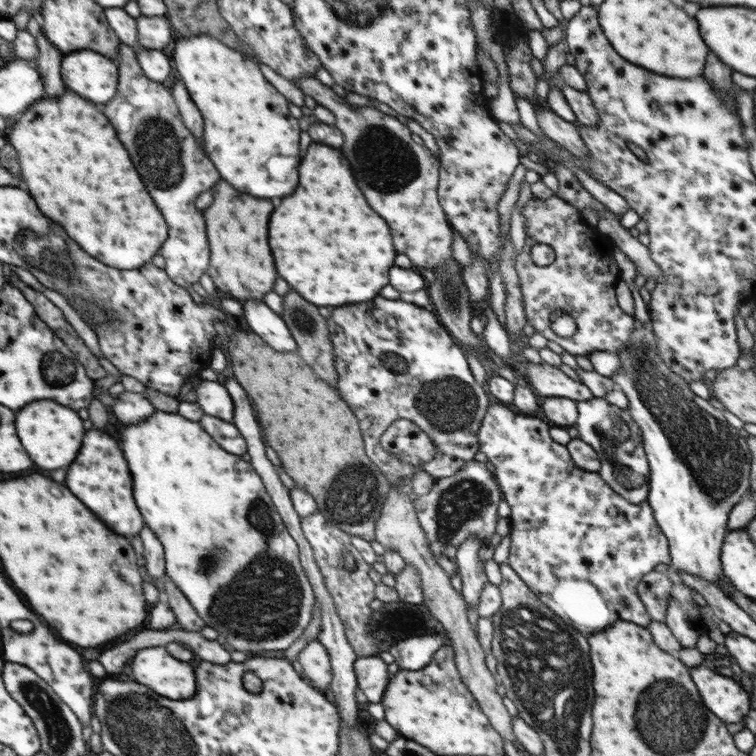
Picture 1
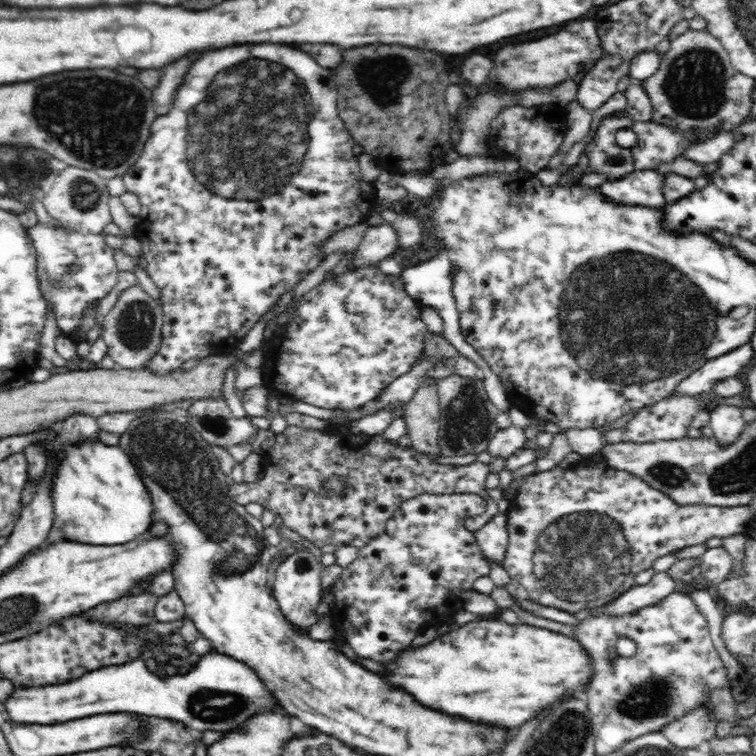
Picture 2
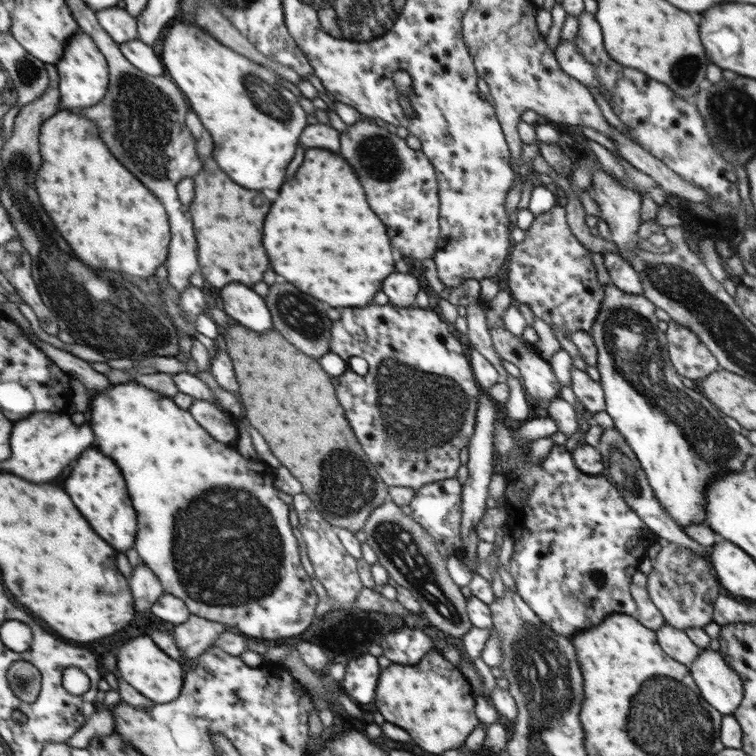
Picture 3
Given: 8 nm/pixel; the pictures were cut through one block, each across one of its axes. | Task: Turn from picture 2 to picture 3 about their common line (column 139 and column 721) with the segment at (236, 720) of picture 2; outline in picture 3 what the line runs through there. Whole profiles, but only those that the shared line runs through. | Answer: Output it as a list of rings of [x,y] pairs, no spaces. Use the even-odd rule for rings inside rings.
[[[710,648],[703,649],[688,666],[704,700],[721,716],[733,715],[743,699],[743,684],[722,654]]]

